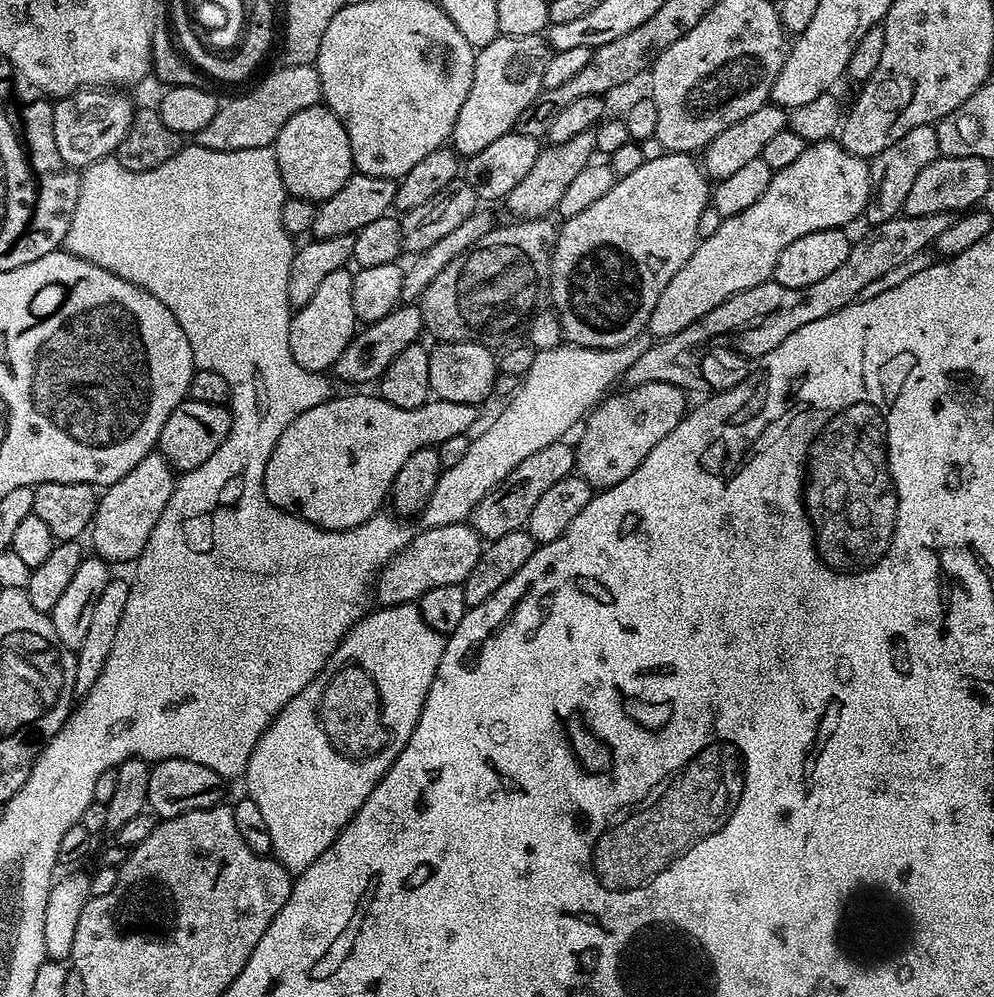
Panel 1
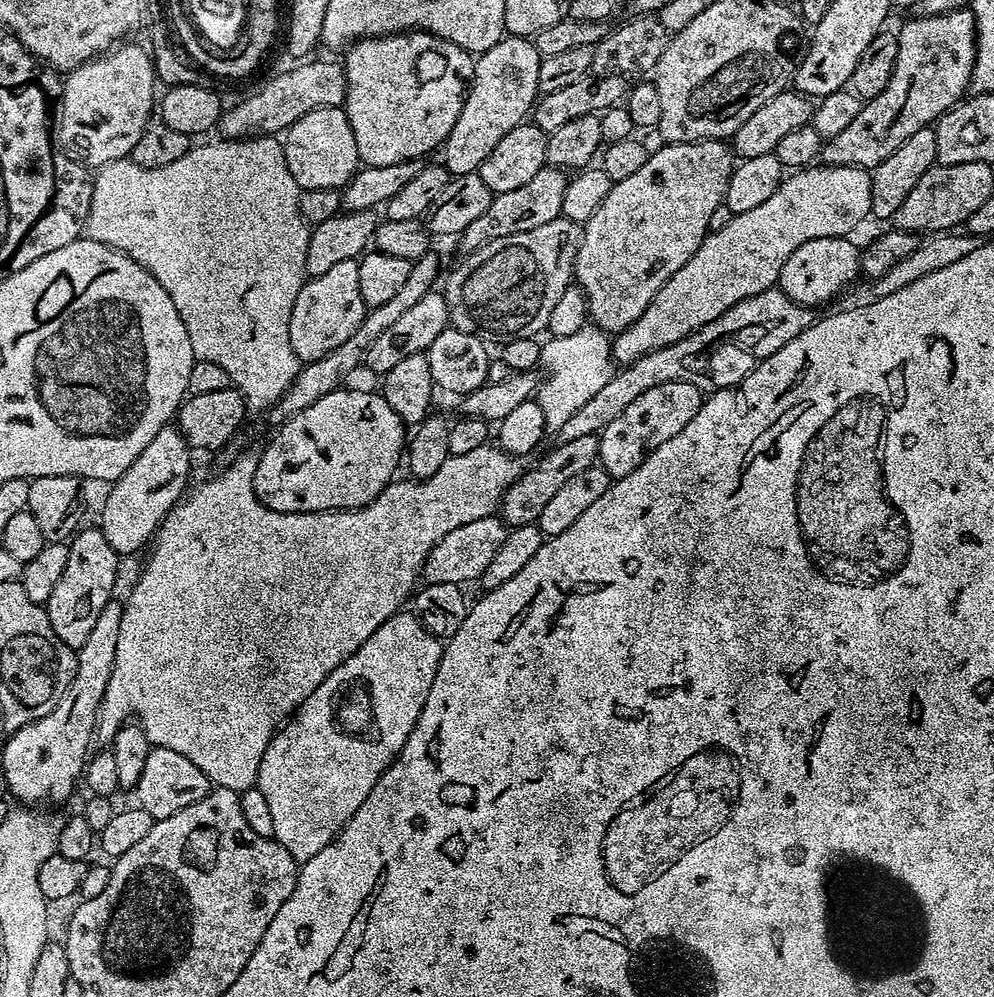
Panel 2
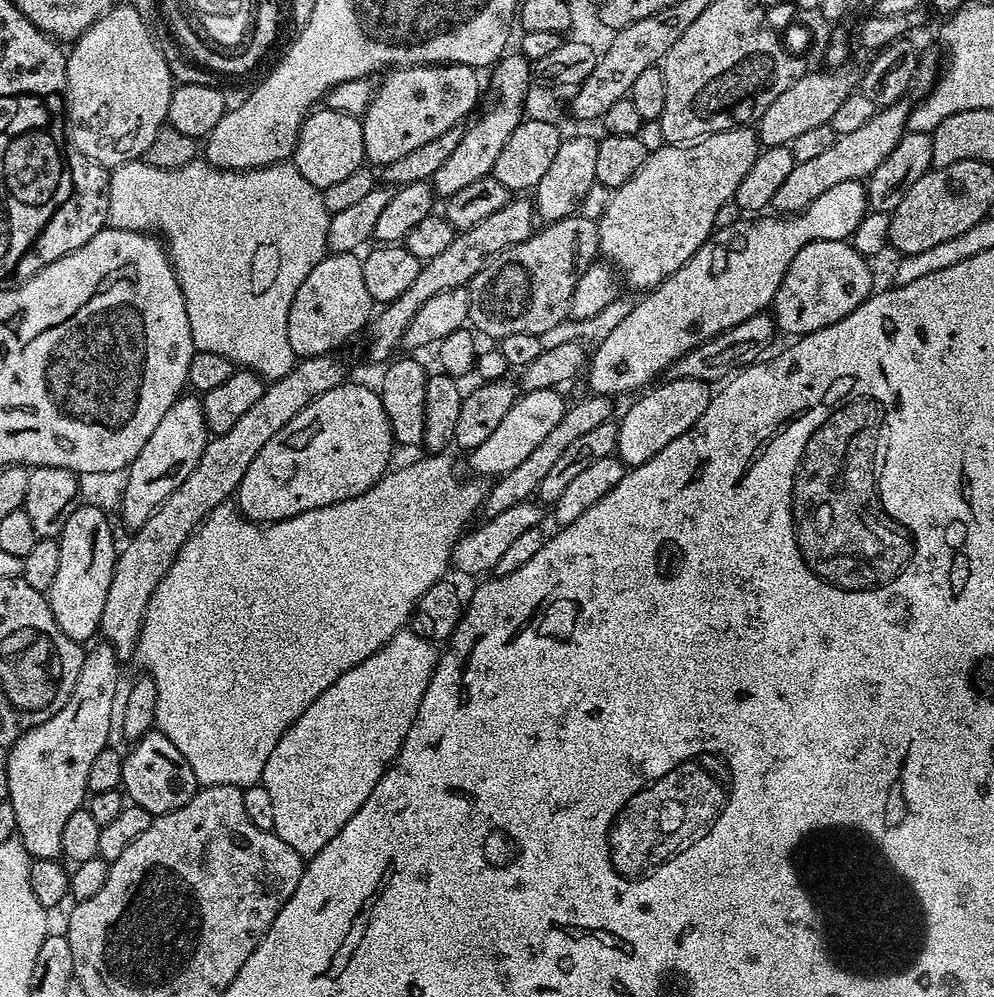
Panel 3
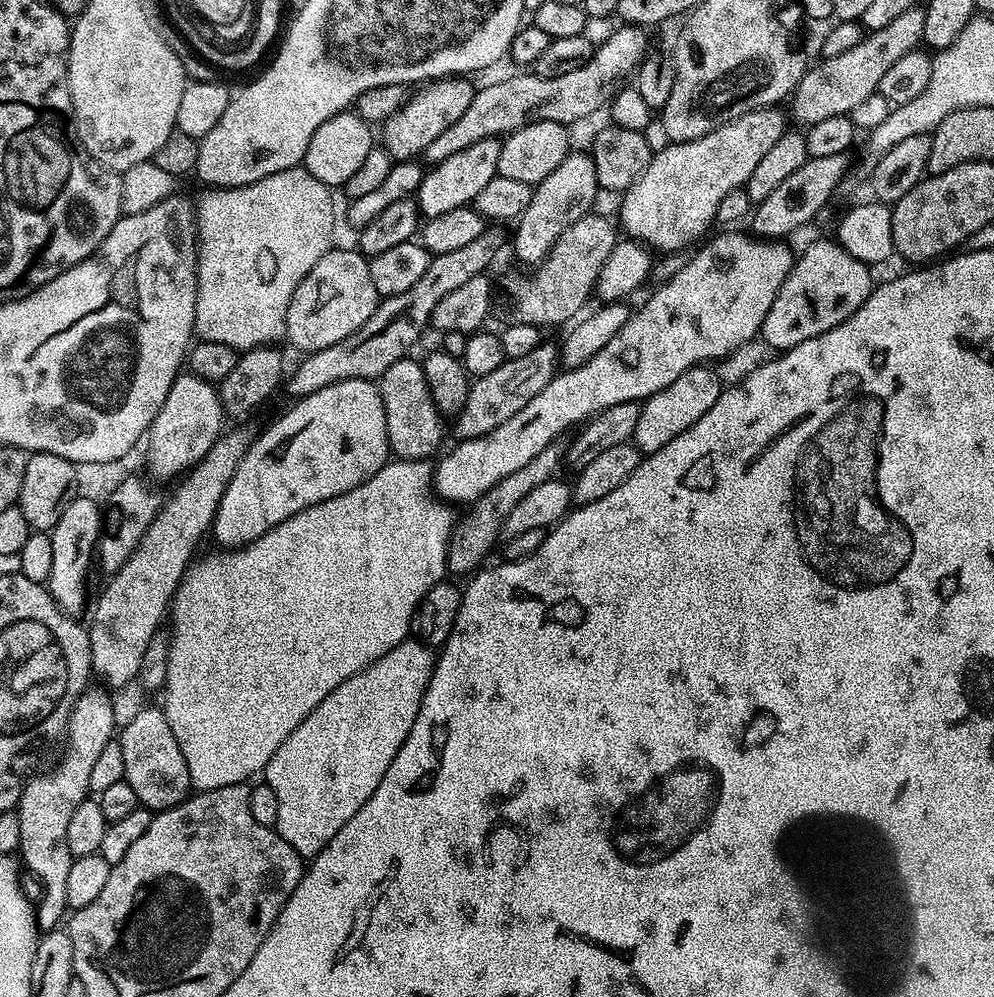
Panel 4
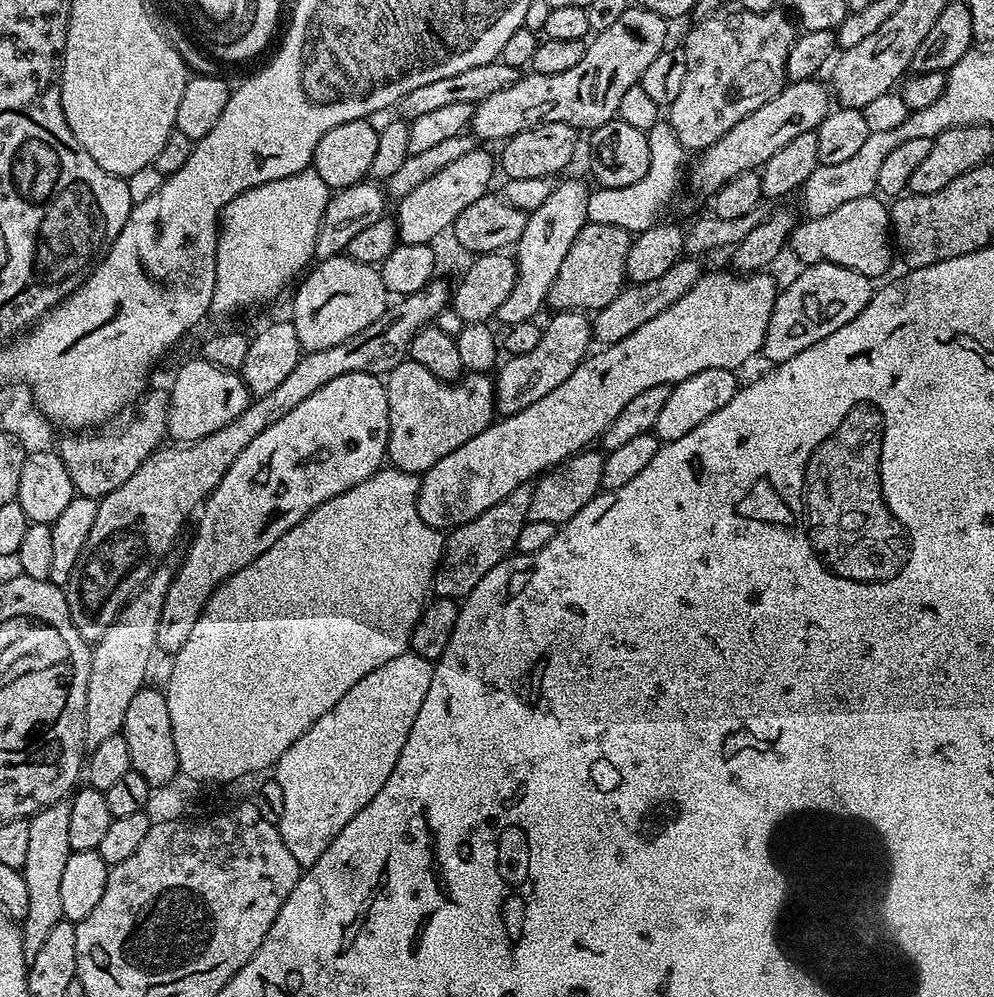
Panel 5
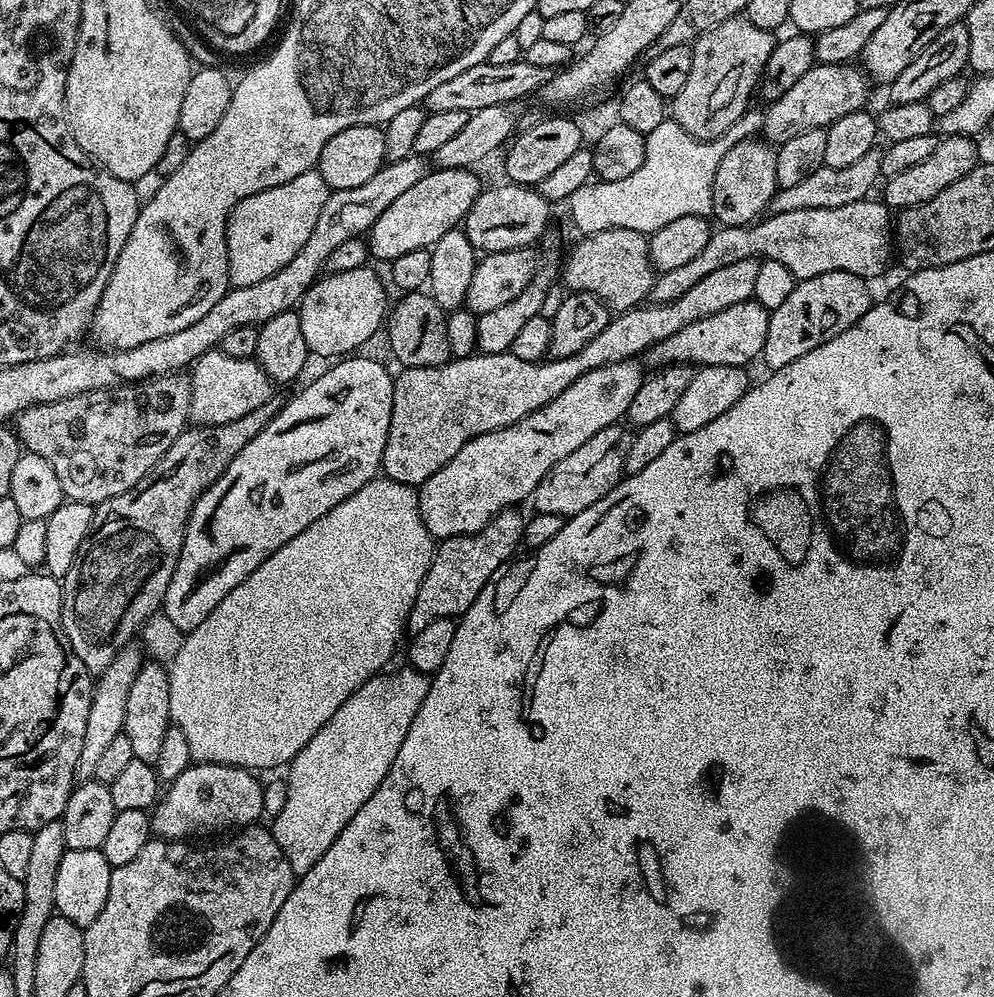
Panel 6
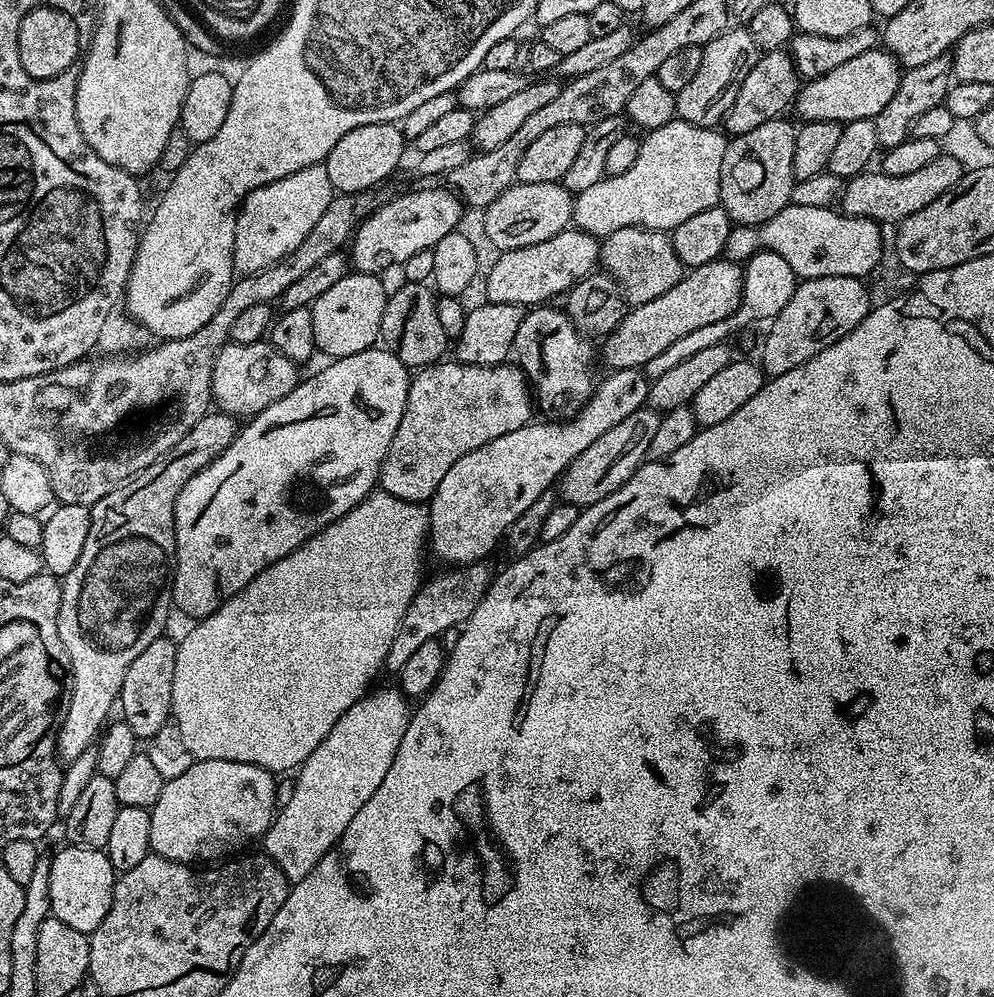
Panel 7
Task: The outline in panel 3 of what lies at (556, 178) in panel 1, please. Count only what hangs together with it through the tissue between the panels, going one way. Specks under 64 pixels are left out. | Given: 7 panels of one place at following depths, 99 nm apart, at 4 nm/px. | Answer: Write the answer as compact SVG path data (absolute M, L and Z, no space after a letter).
M514 198L497 213L490 214L478 225L459 231L451 240L450 245L442 250L437 257L425 261L420 268L414 283L394 302L385 304L375 313L374 319L366 329L368 336L368 356L372 360L387 361L393 355L396 344L403 341L406 326L410 324L414 314L421 308L422 303L443 290L465 287L478 270L484 268L486 260L496 256L504 249L525 241L535 231L535 205L531 199Z

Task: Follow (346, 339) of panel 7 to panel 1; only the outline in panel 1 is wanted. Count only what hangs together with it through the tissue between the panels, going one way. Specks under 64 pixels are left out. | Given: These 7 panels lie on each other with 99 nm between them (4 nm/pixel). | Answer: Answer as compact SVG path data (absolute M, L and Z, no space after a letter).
M343 267L326 274L318 290L314 290L310 302L295 309L290 322L290 354L294 354L294 362L308 372L327 373L358 331L354 314L353 273L348 271L347 267Z

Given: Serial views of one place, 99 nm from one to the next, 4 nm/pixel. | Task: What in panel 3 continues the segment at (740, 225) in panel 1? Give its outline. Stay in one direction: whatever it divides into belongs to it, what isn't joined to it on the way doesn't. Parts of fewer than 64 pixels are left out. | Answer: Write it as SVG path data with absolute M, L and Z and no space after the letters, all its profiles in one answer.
M847 180L838 182L838 186L830 186L826 194L818 194L818 198L814 198L814 202L801 212L765 215L760 218L765 220L758 221L753 228L716 228L708 241L678 271L651 289L645 300L637 299L630 314L626 314L626 318L622 318L622 322L618 322L618 326L614 326L614 330L610 330L610 334L595 345L596 353L593 356L591 353L590 365L586 370L588 384L592 387L589 389L597 396L613 398L619 398L623 392L639 393L647 389L659 372L666 371L668 367L669 371L688 352L752 316L761 315L776 297L782 278L786 278L786 270L790 270L790 262L794 262L794 254L798 254L802 246L815 240L848 240L855 237L856 227L863 222L868 211L865 185L859 180Z

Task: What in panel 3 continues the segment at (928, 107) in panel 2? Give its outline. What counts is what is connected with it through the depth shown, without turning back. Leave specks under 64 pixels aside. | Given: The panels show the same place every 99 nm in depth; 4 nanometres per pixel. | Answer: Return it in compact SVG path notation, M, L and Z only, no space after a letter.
M901 102L877 110L858 130L837 135L834 146L829 146L821 155L810 162L796 163L794 170L790 170L786 177L786 182L782 182L778 194L774 194L771 207L780 214L795 214L810 206L814 198L818 198L818 194L826 194L830 186L838 186L838 182L867 181L868 175L878 170L878 165L886 159L886 154L890 154L890 150L894 150L894 146L898 146L898 142L903 138L910 111L909 105L906 105L907 103Z

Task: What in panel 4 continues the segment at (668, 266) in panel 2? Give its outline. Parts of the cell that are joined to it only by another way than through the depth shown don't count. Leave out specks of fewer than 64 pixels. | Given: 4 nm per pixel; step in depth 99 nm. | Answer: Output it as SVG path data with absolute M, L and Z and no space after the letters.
M773 106L750 110L734 118L730 123L718 126L702 138L687 140L681 144L668 142L661 152L660 149L653 151L652 160L646 166L646 170L642 170L639 178L628 187L627 192L621 195L619 227L623 231L625 228L628 231L625 233L631 239L647 244L649 248L660 254L675 254L691 249L701 239L699 236L708 227L713 227L722 198L726 198L730 190L745 187L750 174L754 174L754 170L758 167L758 161L774 147L774 142L778 142L778 138L782 138L784 132L789 131L790 120L788 124L782 109L783 107Z

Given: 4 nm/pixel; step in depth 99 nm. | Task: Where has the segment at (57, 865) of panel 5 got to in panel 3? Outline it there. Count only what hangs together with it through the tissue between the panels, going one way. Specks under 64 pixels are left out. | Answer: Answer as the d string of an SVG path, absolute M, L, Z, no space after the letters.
M107 642L88 648L84 654L78 682L66 706L46 722L21 731L16 745L6 753L8 761L7 803L14 806L16 836L29 857L55 860L62 853L62 829L74 810L85 807L89 795L88 779L94 758L109 747L108 735L114 730L114 713L118 708L116 691L120 688L122 661Z

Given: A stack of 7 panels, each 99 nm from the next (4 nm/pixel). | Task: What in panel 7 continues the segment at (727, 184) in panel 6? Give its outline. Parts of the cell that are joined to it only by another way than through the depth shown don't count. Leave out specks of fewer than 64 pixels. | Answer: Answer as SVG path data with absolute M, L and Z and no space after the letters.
M788 118L762 122L754 130L729 139L726 154L722 154L720 175L720 203L725 214L736 226L765 224L792 203L792 187L796 185L794 174L794 142L797 125Z

